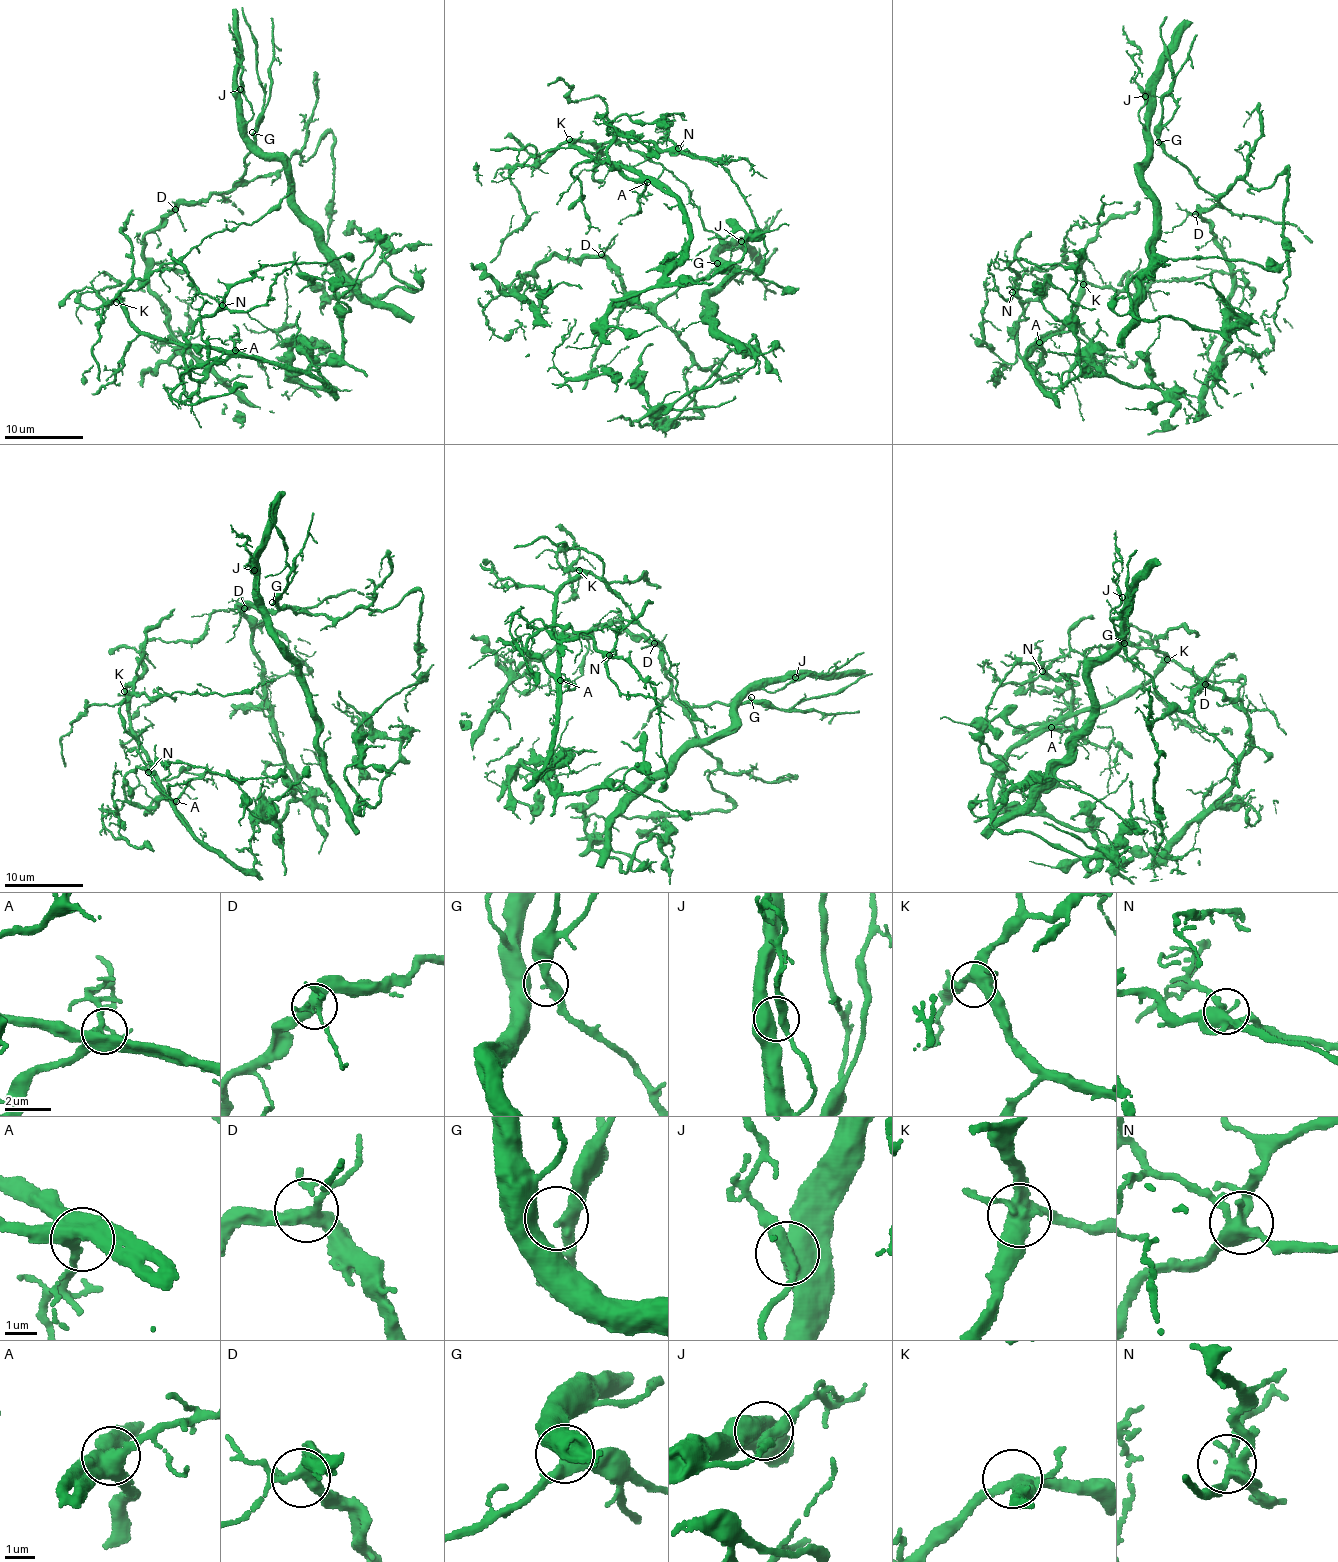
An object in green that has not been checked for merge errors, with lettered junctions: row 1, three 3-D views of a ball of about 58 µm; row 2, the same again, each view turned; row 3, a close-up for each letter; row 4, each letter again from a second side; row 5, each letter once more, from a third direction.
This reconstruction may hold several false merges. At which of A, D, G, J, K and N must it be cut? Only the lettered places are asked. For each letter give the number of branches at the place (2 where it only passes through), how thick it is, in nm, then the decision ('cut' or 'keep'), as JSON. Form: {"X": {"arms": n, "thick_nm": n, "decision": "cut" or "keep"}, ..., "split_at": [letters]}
{"A": {"arms": 4, "thick_nm": 480, "decision": "keep"}, "D": {"arms": 4, "thick_nm": 360, "decision": "keep"}, "G": {"arms": 3, "thick_nm": 280, "decision": "keep"}, "J": {"arms": 3, "thick_nm": 400, "decision": "keep"}, "K": {"arms": 4, "thick_nm": 400, "decision": "keep"}, "N": {"arms": 4, "thick_nm": 400, "decision": "keep"}, "split_at": []}

